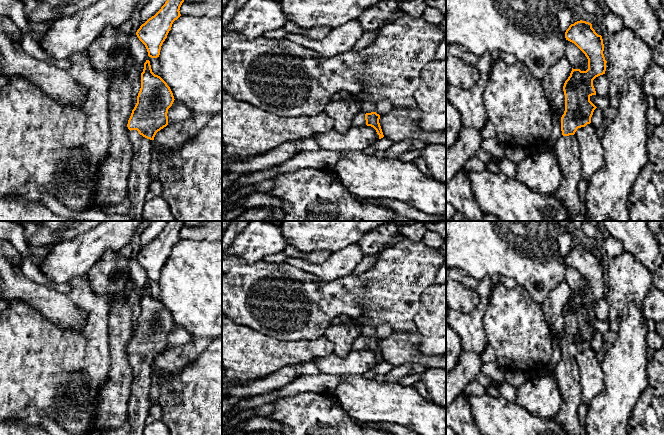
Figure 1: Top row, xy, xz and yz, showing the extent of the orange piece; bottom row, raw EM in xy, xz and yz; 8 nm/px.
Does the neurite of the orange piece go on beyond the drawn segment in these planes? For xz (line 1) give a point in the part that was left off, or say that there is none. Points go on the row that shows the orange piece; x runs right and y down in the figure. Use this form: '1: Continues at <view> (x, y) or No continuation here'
1: Continues at xz (360, 120)

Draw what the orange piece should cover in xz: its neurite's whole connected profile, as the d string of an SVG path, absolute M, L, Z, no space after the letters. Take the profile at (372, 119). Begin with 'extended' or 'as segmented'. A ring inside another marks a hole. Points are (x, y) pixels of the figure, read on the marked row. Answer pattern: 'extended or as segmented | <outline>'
extended | M371 112L371 113L360 113L355 120L353 121L354 126L371 126L373 127L377 134L379 135L379 139L383 138L383 132L379 123L380 115L377 114L376 112Z

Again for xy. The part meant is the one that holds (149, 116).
extended | M146 60L137 103L127 124L134 152L127 195L130 200L128 215L134 221L143 219L145 197L153 180L150 177L153 140L156 133L168 125L167 113L174 100L170 87L152 72L150 61Z

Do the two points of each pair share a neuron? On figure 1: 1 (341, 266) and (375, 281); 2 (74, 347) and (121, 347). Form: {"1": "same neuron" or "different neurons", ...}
{"1": "different neurons", "2": "different neurons"}

